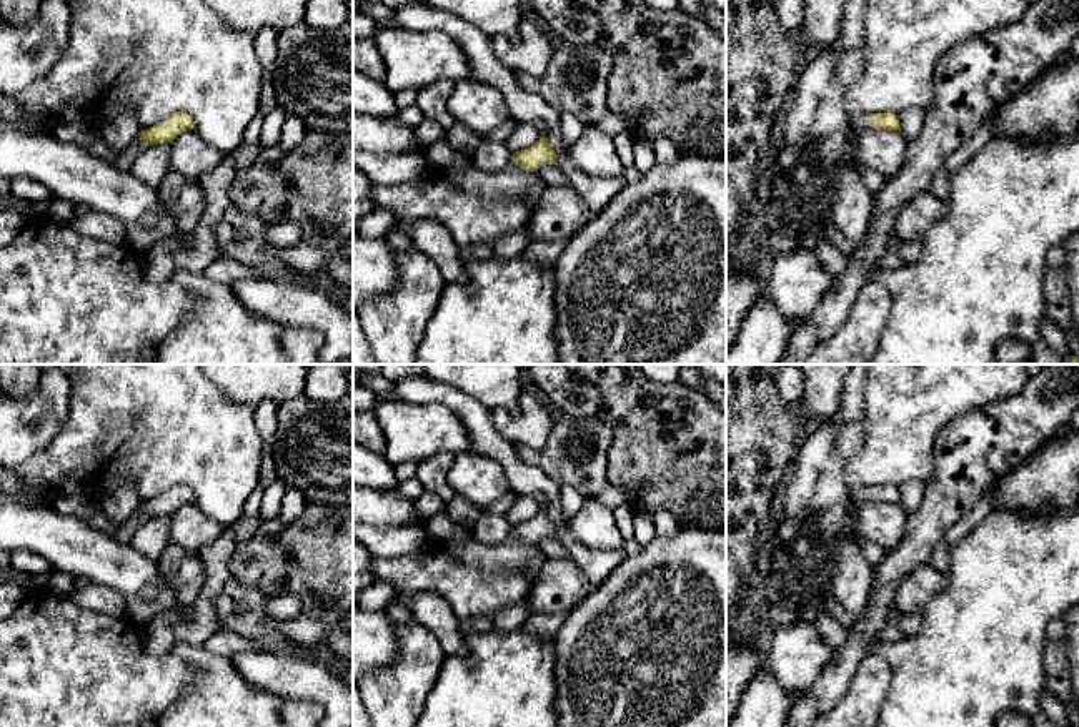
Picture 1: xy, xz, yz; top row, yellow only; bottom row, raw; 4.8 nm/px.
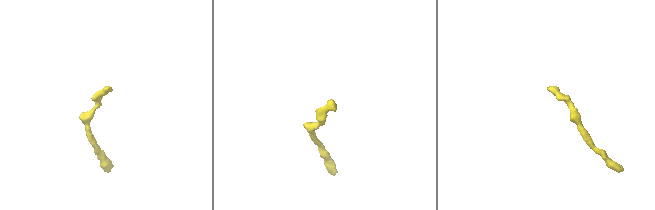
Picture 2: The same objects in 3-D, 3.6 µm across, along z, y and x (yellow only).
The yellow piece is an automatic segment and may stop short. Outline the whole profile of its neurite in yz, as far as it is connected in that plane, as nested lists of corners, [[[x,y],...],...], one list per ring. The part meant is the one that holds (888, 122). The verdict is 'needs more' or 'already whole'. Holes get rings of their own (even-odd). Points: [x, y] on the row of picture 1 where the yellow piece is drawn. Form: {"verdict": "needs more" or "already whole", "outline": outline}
{"verdict": "needs more", "outline": [[[866,113],[849,116],[849,123],[856,130],[883,130],[883,131],[898,131],[901,130],[899,115],[894,113]]]}

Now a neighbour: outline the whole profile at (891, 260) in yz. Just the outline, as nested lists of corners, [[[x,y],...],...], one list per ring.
[[[891,235],[884,255],[879,258],[878,268],[883,271],[894,271],[904,266],[904,261],[899,255],[901,240],[896,235]]]

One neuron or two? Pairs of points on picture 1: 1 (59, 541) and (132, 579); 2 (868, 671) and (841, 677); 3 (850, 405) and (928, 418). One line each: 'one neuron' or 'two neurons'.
1: one neuron
2: two neurons
3: two neurons

